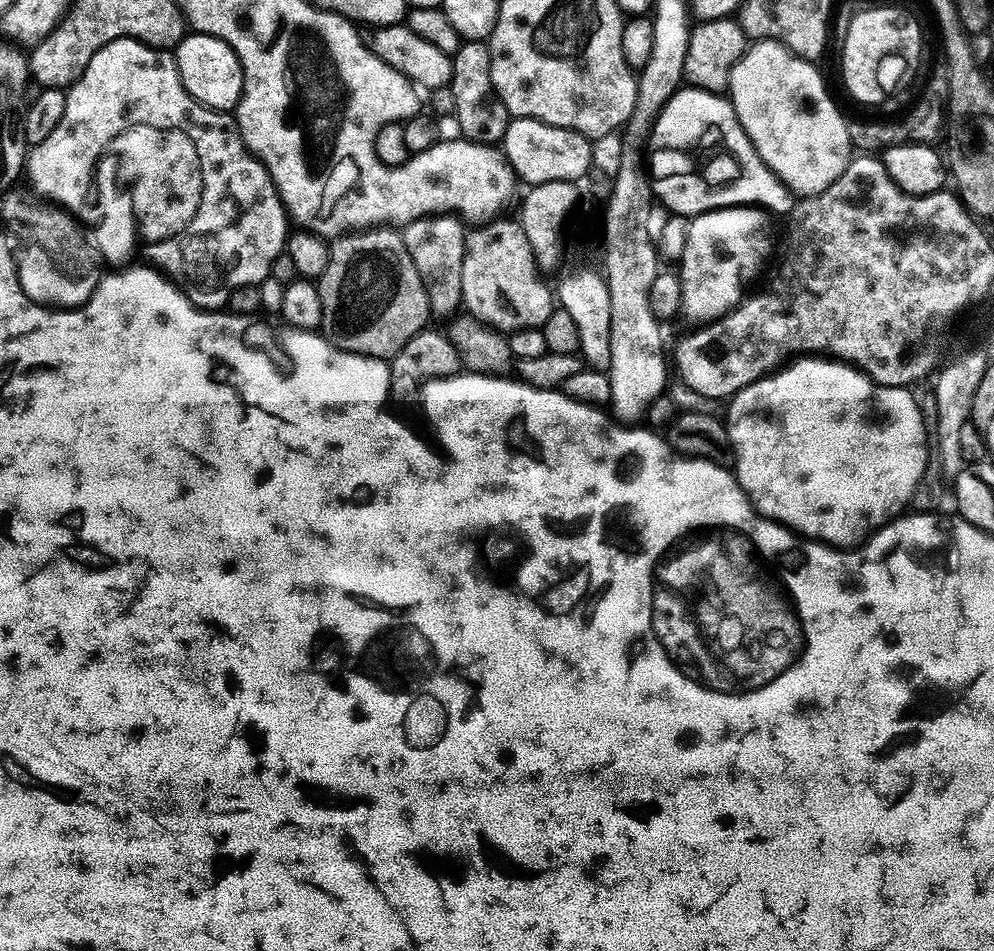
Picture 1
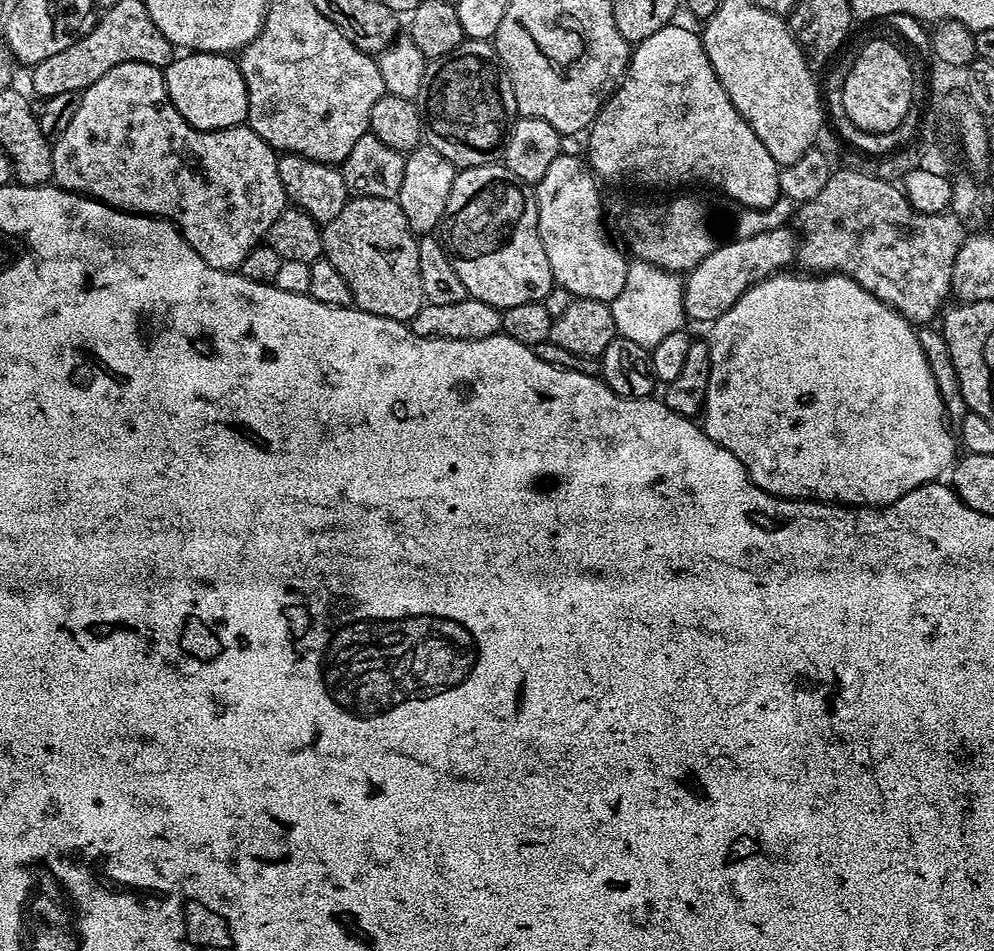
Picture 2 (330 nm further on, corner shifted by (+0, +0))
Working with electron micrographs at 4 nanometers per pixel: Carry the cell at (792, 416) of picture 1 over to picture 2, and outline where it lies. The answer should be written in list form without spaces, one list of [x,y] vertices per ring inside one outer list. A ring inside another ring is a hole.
[[[777,274],[769,276],[768,279],[760,281],[750,290],[746,290],[746,294],[742,294],[742,298],[738,298],[738,302],[734,302],[734,306],[730,306],[730,310],[726,310],[726,314],[722,314],[722,318],[714,321],[710,328],[710,374],[708,375],[708,389],[706,390],[706,402],[704,403],[704,411],[702,413],[702,427],[704,433],[714,442],[718,442],[718,446],[722,446],[726,450],[730,450],[730,454],[734,454],[734,458],[738,458],[738,462],[742,462],[742,466],[748,471],[748,477],[759,486],[764,492],[768,492],[771,496],[782,496],[785,498],[807,498],[817,502],[826,504],[839,504],[841,506],[867,506],[870,508],[882,508],[894,502],[898,502],[898,498],[902,498],[906,494],[910,494],[910,490],[922,487],[923,484],[931,484],[939,481],[940,476],[949,471],[954,464],[954,455],[952,456],[952,444],[954,448],[954,436],[948,433],[949,425],[946,423],[944,415],[944,407],[940,401],[938,394],[938,386],[934,386],[934,378],[930,374],[930,366],[926,366],[926,358],[922,354],[922,346],[916,337],[917,329],[909,324],[899,312],[893,310],[889,304],[883,304],[878,298],[874,298],[862,286],[858,286],[848,276],[837,276],[835,274],[800,274],[804,276],[788,276],[789,274]]]

